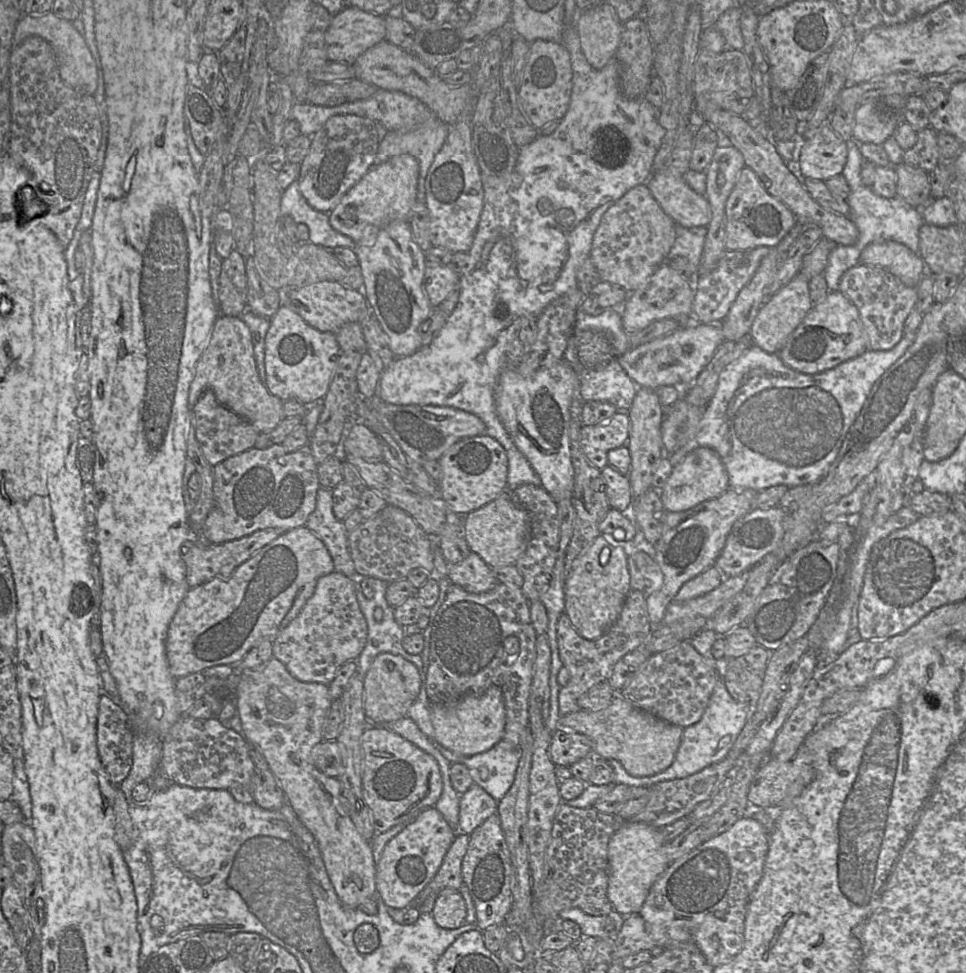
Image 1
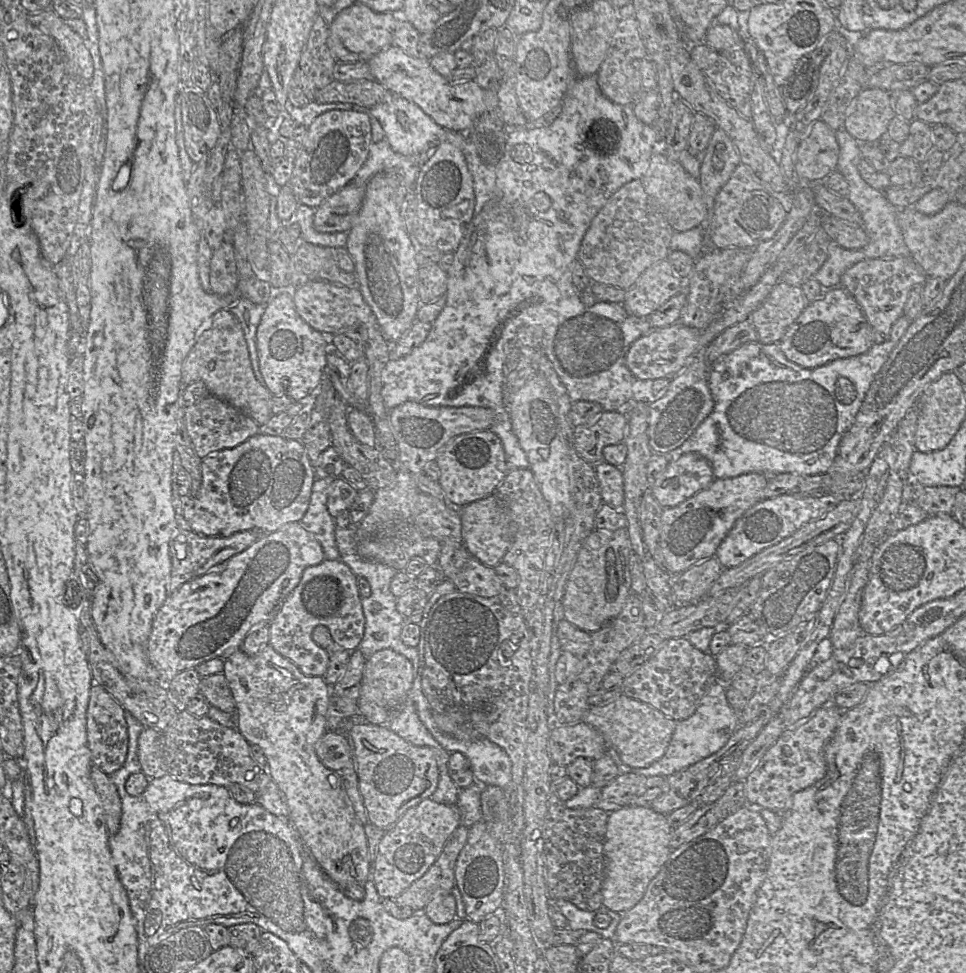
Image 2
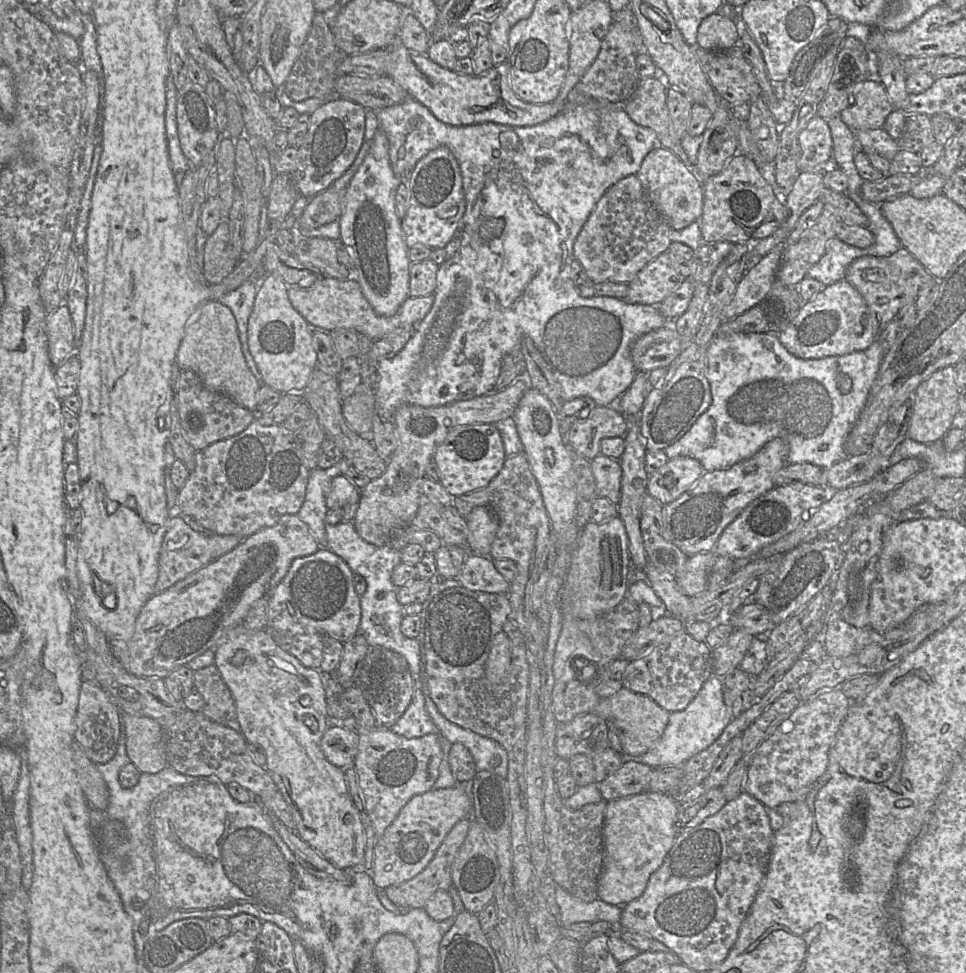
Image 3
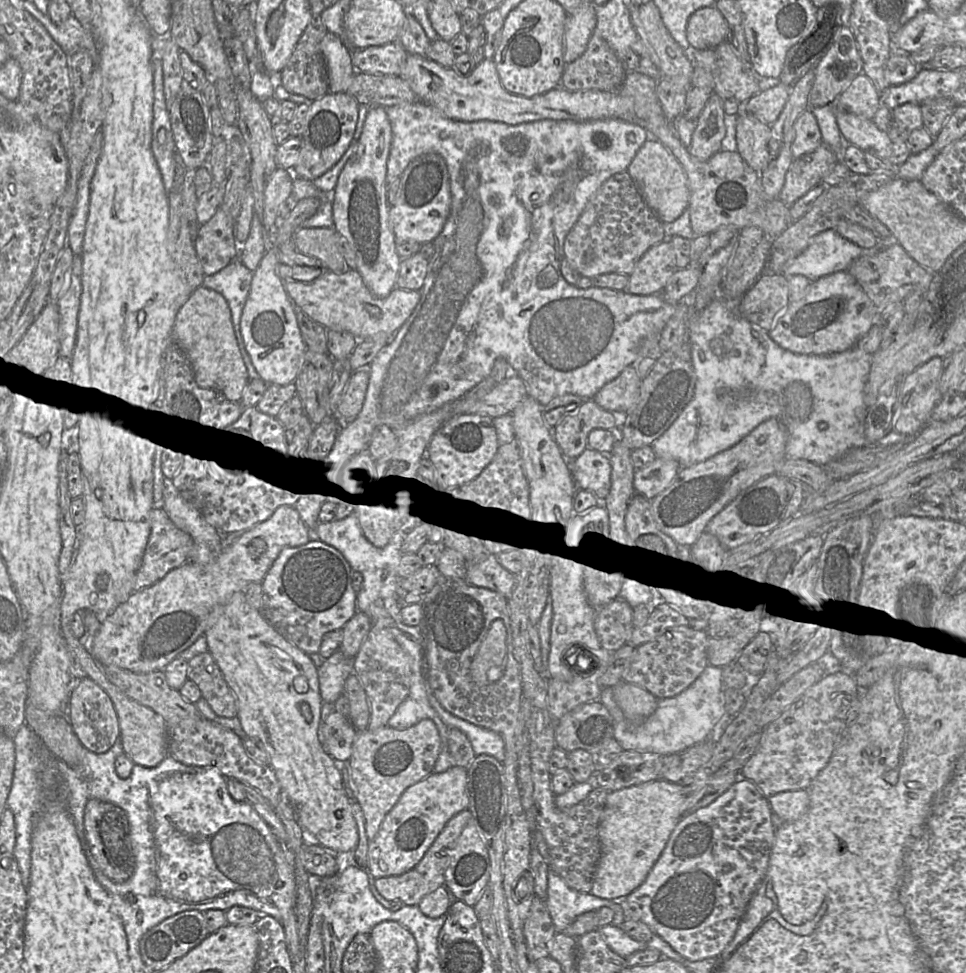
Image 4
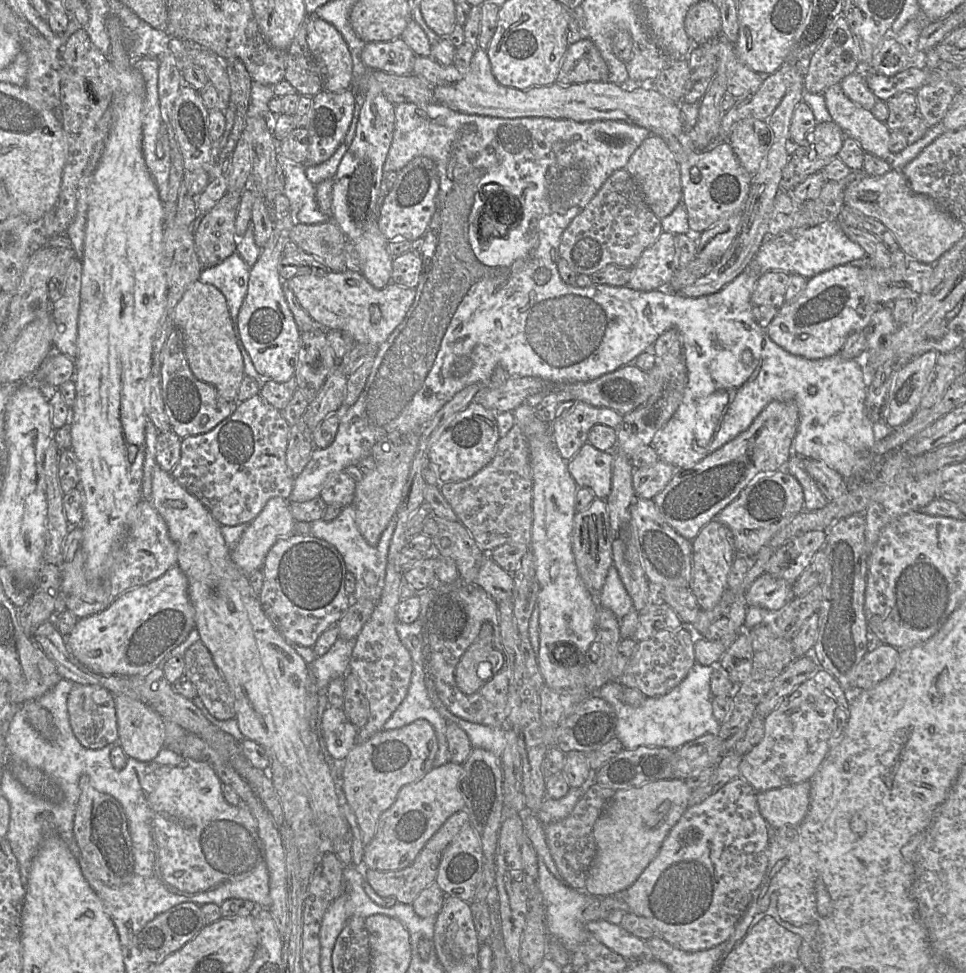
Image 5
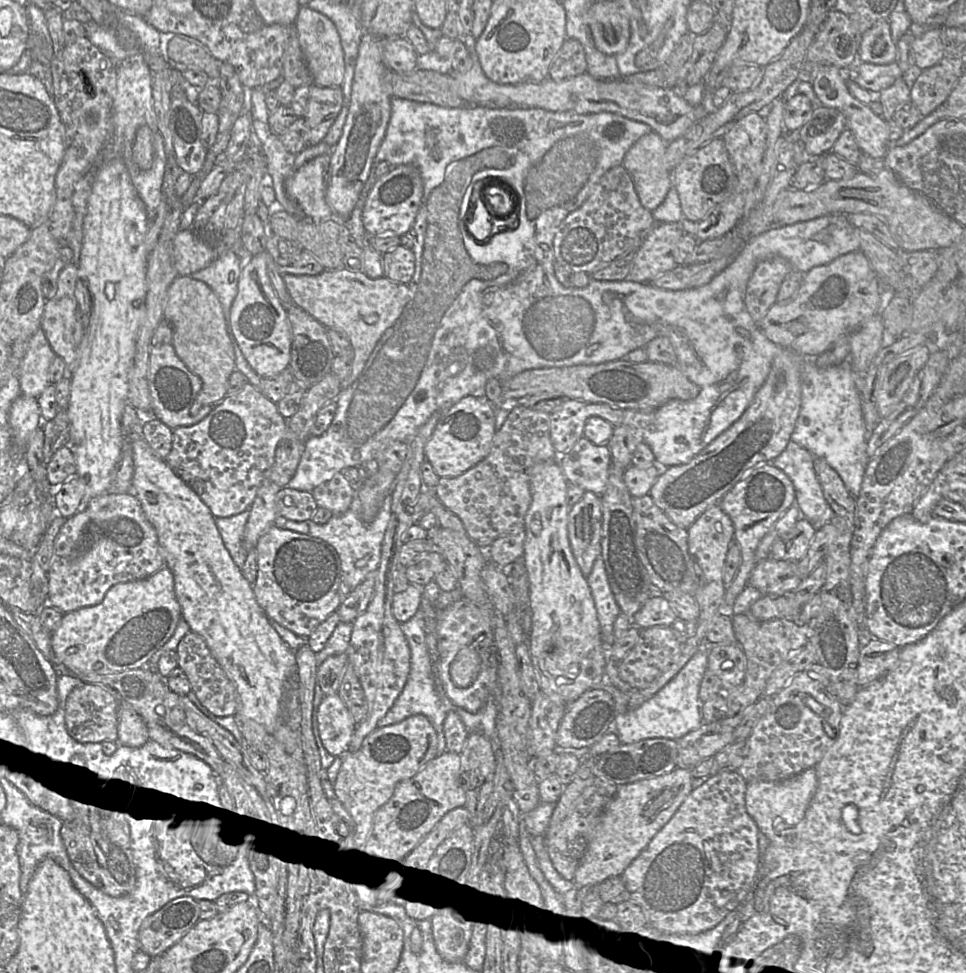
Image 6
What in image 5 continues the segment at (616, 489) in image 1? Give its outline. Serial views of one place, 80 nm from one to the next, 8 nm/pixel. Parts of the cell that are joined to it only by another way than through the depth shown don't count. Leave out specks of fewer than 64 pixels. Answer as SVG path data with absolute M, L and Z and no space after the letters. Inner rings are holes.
M586 442L567 462L579 488L587 488L596 498L606 500L611 491L614 452L601 451Z

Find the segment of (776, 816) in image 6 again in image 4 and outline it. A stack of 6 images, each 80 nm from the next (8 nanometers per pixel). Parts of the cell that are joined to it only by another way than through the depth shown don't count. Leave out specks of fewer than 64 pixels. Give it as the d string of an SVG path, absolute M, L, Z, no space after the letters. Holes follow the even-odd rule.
M807 790L785 791L767 798L772 813L783 823L798 820L809 807Z

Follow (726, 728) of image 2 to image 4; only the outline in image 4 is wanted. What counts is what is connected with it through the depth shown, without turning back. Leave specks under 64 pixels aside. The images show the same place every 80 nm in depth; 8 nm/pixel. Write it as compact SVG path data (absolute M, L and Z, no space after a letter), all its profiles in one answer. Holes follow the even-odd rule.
M706 666L697 679L679 695L658 700L655 712L637 727L631 726L625 719L613 697L612 687L603 688L598 701L611 713L614 719L613 737L623 750L653 752L662 756L677 754L708 739L725 714L721 671L720 668Z

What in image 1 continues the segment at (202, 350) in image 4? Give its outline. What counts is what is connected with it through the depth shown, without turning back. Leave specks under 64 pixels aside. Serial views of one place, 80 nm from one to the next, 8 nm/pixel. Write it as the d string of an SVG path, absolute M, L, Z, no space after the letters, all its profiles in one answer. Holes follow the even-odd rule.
M219 315L214 323L190 385L188 400L191 409L206 390L213 392L220 404L244 418L259 433L274 429L286 417L283 401L271 394L259 377L251 332L240 317Z

